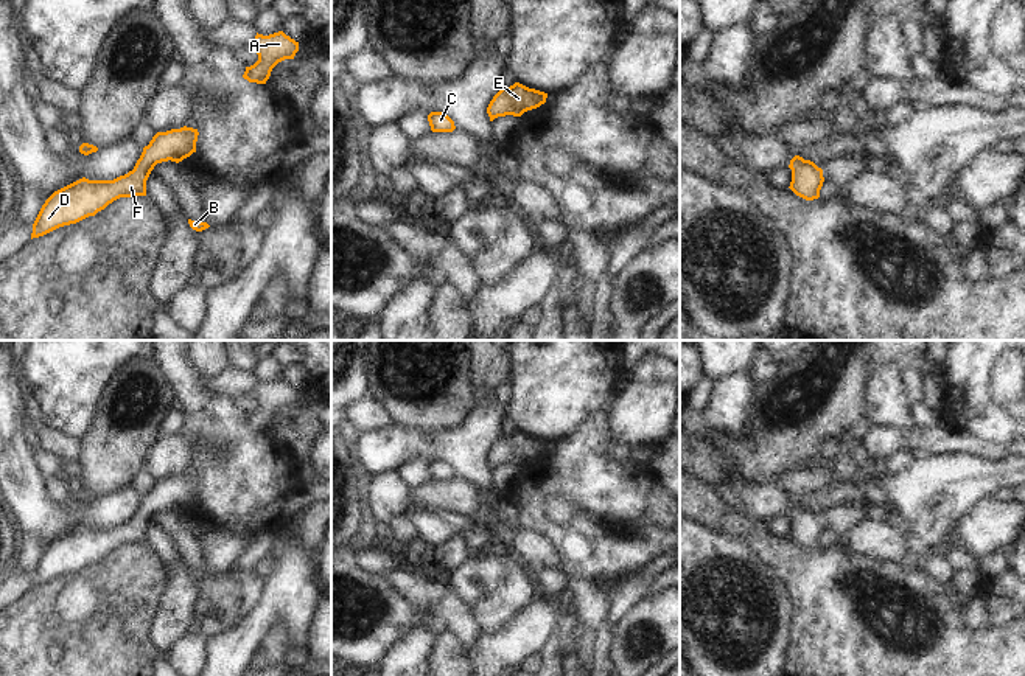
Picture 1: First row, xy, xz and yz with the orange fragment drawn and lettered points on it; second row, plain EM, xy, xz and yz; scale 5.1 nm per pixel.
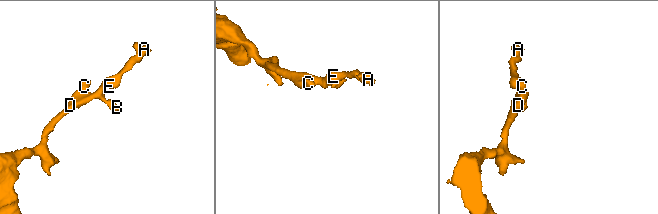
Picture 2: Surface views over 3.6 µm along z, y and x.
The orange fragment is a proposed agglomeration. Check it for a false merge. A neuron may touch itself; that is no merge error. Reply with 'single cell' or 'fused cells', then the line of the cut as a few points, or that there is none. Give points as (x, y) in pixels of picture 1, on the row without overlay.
single cell; cut none

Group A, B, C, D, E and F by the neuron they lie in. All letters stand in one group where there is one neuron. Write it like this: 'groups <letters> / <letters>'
groups A B C D E F

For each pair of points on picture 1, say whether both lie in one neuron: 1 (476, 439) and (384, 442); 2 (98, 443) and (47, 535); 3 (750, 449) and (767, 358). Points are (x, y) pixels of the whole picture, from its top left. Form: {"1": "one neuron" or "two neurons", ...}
{"1": "one neuron", "2": "two neurons", "3": "two neurons"}

